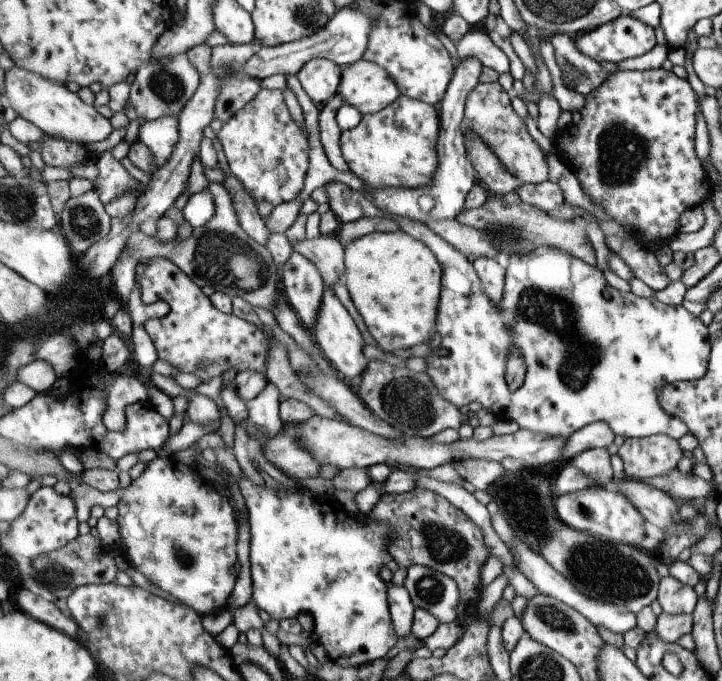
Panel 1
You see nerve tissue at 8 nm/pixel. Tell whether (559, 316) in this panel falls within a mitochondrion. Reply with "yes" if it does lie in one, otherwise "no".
yes

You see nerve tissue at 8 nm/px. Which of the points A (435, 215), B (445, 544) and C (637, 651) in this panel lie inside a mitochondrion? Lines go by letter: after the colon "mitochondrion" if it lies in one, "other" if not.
A: other
B: mitochondrion
C: other

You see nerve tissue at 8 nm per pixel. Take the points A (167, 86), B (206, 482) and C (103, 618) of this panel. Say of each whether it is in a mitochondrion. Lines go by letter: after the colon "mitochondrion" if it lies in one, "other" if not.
A: mitochondrion
B: other
C: mitochondrion

